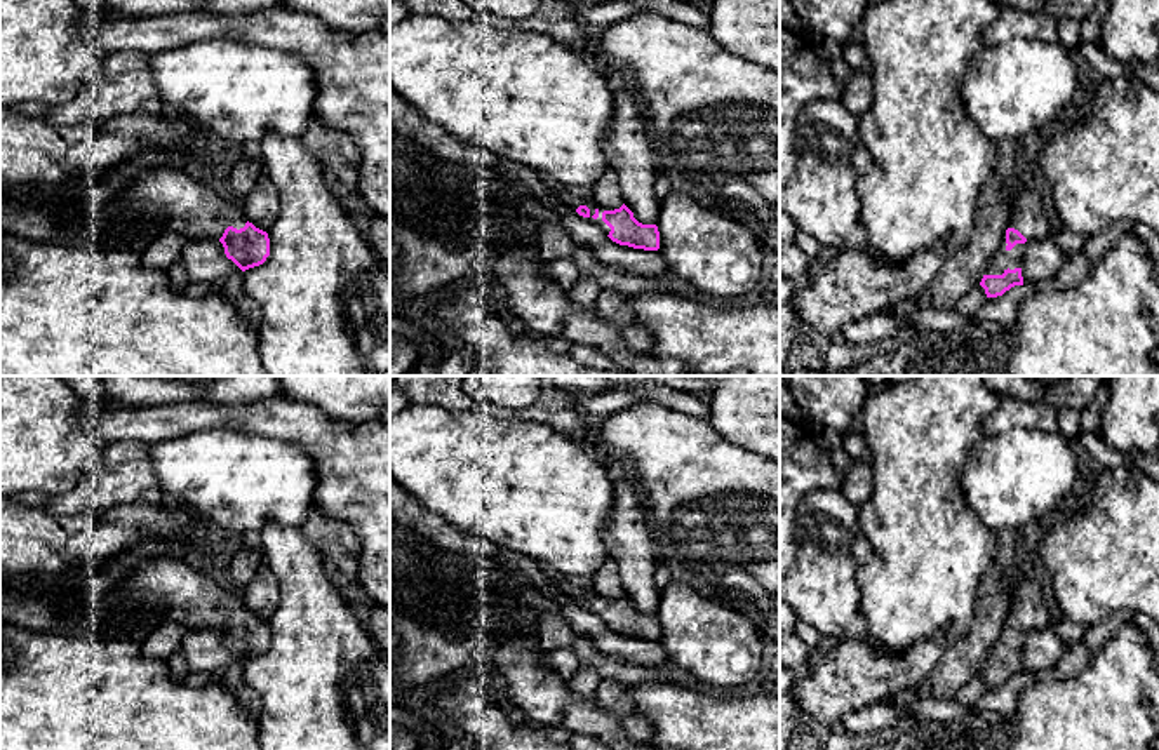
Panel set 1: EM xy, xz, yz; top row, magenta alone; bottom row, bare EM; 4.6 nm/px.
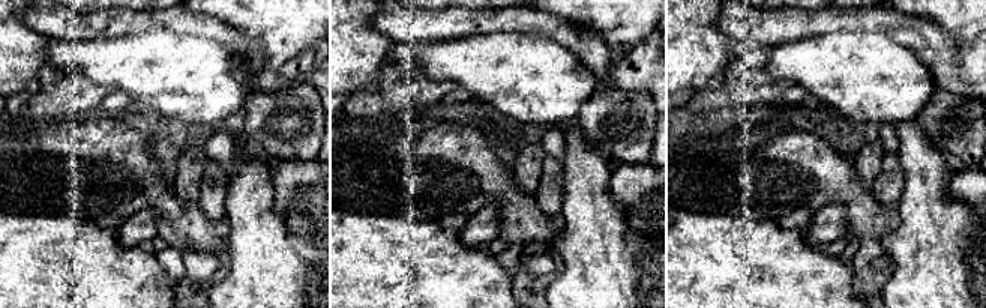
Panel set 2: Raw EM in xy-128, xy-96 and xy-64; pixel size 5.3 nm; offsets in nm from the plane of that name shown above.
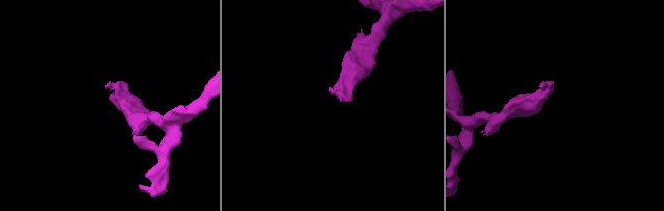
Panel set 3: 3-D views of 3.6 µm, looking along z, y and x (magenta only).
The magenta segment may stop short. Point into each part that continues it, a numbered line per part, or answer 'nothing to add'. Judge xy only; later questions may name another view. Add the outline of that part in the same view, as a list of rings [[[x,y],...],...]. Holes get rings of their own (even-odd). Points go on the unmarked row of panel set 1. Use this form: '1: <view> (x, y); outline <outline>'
1: xy (77, 602); outline [[[178,557],[146,559],[134,573],[104,581],[87,571],[64,571],[57,576],[47,574],[0,574],[0,621],[40,633],[61,633],[75,637],[101,637],[120,640],[144,640],[158,625],[174,621],[183,626],[219,630],[228,616],[237,619],[247,613],[240,593],[223,590],[211,578],[197,573]]]

